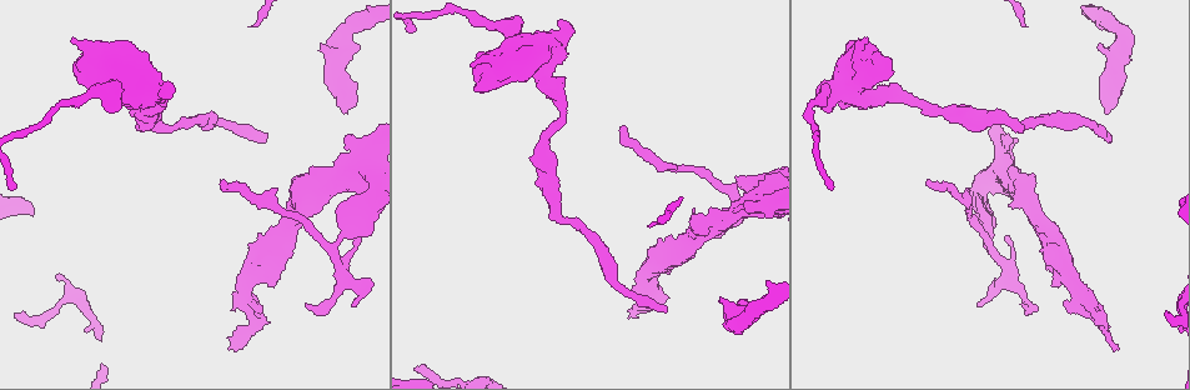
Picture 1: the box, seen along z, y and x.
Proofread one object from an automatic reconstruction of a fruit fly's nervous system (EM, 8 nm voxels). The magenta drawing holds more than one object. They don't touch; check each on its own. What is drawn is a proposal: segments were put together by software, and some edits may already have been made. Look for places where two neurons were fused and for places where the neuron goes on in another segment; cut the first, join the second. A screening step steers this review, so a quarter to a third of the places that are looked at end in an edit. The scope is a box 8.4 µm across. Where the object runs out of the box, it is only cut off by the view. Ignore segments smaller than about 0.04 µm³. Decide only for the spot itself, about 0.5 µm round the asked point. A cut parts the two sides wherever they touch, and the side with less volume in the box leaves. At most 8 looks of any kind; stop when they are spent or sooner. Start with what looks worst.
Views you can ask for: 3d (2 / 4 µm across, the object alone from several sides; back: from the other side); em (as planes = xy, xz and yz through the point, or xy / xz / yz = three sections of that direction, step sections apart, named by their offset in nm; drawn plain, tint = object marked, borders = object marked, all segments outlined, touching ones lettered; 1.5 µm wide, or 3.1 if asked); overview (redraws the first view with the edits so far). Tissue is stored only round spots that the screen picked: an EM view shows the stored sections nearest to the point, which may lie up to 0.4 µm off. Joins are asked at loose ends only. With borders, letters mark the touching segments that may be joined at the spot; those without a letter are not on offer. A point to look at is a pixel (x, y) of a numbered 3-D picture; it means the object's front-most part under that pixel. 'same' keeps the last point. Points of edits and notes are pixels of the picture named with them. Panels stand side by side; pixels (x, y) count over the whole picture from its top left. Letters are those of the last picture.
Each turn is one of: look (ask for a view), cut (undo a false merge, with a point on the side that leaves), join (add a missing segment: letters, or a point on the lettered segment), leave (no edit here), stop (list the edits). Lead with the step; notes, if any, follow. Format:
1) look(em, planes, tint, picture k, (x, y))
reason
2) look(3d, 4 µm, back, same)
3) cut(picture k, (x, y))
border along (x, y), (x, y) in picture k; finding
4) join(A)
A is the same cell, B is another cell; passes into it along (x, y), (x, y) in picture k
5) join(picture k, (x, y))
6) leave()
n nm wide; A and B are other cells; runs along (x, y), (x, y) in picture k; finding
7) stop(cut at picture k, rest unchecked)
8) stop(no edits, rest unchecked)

look(em, planes, plain, picture 1, (667, 309))
an open end

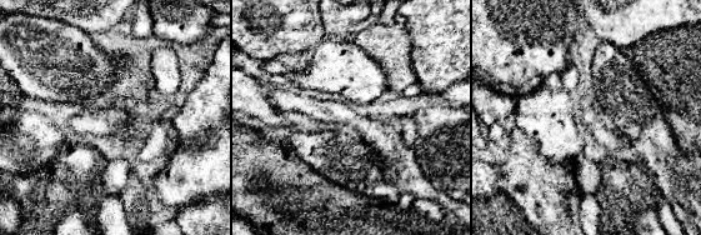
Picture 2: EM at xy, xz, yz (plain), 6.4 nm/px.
look(em, planes, tint, same)

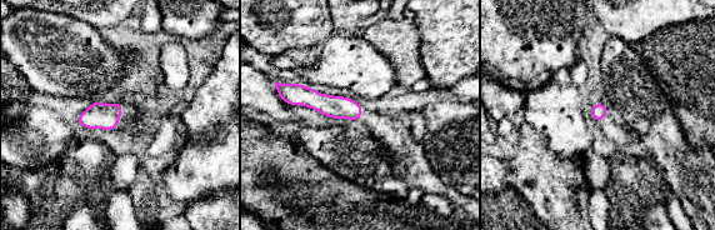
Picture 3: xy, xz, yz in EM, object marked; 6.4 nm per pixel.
look(em, planes, borders, same)

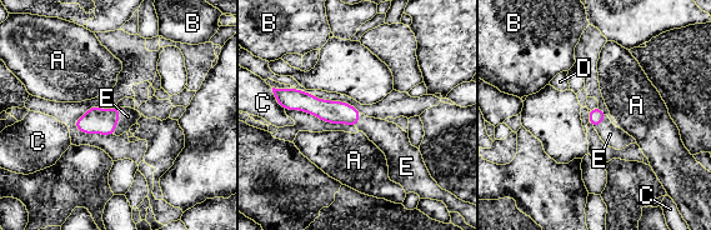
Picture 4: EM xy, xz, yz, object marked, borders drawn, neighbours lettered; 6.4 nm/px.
join(E)
100 nm wide; E is the same cell, A, B, C and D are other cells; passes into it along (96, 120), (118, 121), (128, 116) in picture 4; the neuron continues

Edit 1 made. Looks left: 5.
look(overview)
see it whole again

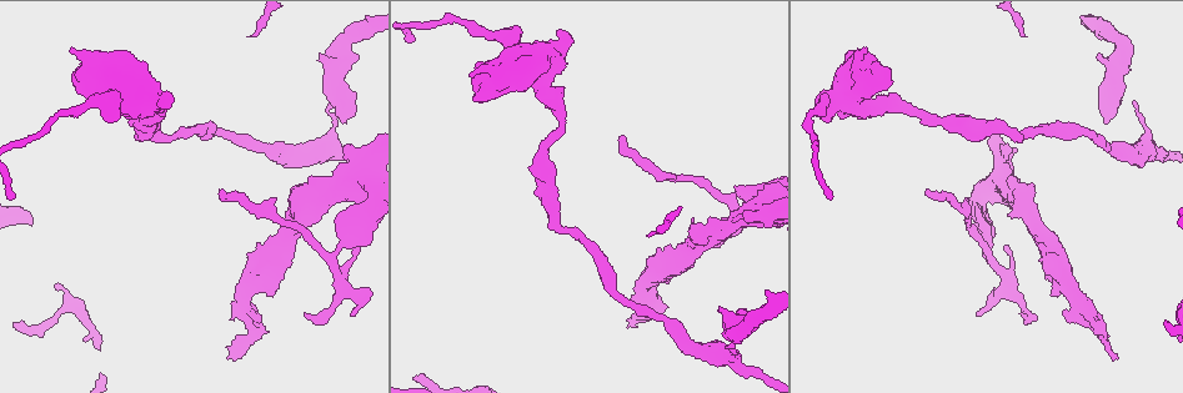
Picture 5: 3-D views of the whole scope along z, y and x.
look(em, planes, borders, picture 5, (351, 314))
free end

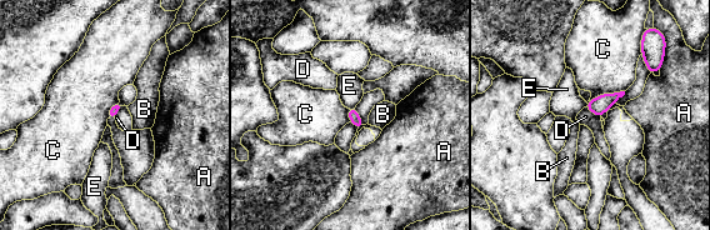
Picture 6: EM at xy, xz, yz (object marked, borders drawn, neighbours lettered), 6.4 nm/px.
leave()
A, B, C, D and E are other cells; border along (624, 90), (599, 94), (589, 101) in picture 6; none of them fits

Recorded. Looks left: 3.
stop(join at picture 4, rest unchecked)

